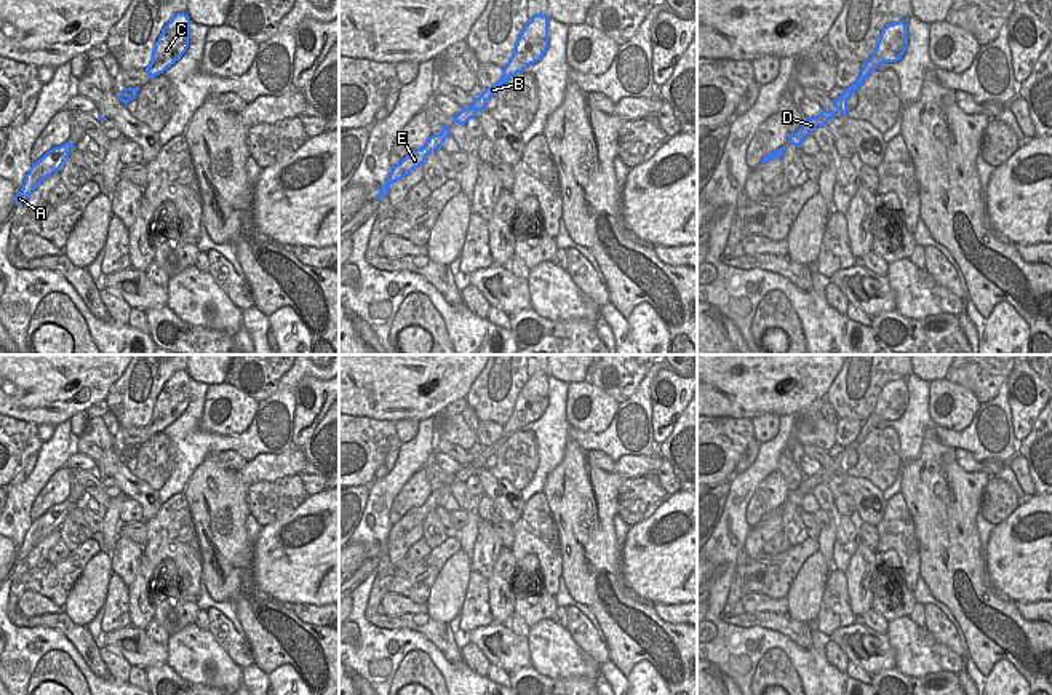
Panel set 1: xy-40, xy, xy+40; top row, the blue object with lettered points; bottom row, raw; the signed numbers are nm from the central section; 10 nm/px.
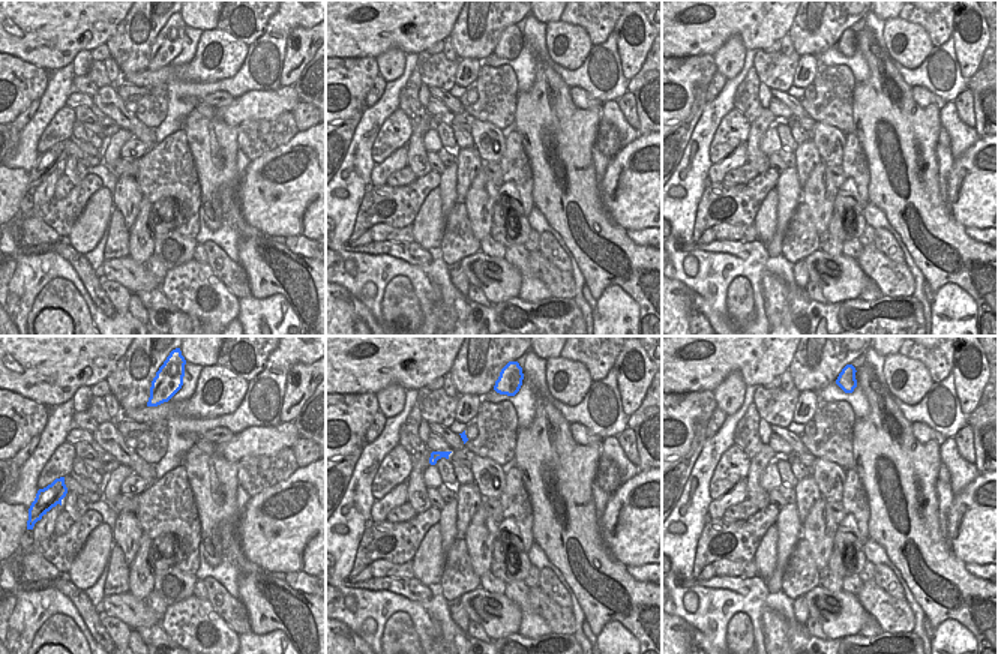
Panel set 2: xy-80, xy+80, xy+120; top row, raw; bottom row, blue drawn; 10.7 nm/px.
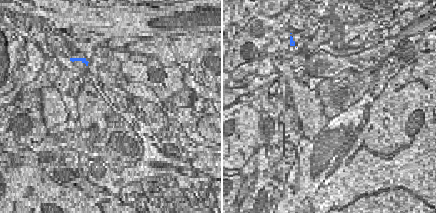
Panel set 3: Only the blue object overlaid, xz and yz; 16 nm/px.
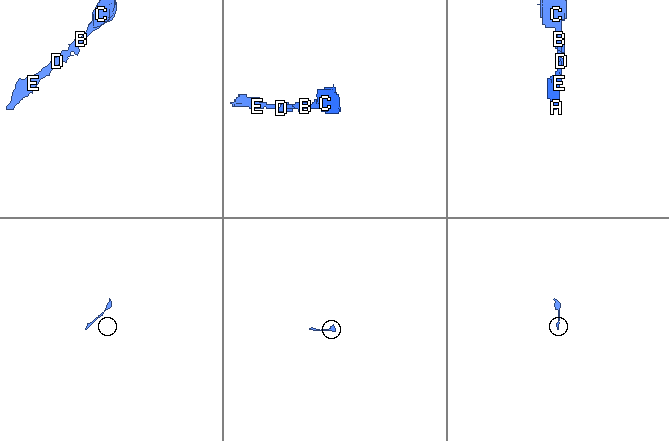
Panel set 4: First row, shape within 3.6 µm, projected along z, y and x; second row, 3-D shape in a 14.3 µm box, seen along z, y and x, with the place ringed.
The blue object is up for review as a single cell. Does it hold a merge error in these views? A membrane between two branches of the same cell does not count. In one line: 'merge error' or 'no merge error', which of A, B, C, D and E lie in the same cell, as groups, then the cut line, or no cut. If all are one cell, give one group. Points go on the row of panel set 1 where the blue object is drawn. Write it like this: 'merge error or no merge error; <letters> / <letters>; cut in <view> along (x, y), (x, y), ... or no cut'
no merge error; A B C D E; no cut

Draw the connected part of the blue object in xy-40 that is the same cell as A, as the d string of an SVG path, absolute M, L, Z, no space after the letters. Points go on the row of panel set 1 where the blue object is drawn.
M66 144L48 150L38 161L32 163L26 174L21 192L14 197L14 203L22 203L29 195L53 173L59 171L72 152L74 144Z

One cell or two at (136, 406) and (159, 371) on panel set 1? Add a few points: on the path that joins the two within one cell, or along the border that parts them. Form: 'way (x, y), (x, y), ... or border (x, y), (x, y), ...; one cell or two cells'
way (136, 398), (152, 379); one cell

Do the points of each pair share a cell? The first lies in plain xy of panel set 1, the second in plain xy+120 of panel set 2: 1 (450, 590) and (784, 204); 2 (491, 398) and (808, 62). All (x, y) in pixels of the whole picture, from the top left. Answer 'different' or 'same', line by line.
1: different
2: different

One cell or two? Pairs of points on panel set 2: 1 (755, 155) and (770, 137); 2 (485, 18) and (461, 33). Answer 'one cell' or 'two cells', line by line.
1: two cells
2: one cell

